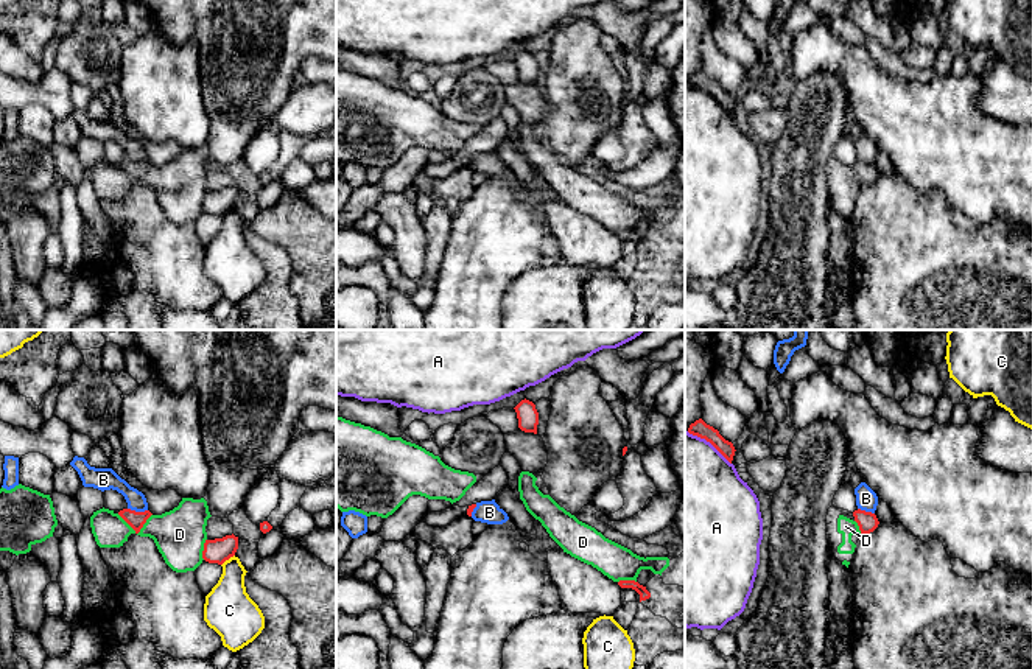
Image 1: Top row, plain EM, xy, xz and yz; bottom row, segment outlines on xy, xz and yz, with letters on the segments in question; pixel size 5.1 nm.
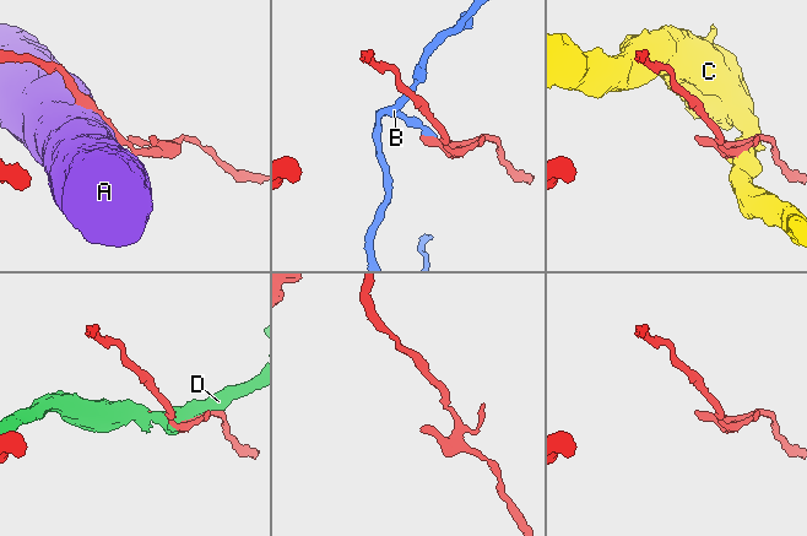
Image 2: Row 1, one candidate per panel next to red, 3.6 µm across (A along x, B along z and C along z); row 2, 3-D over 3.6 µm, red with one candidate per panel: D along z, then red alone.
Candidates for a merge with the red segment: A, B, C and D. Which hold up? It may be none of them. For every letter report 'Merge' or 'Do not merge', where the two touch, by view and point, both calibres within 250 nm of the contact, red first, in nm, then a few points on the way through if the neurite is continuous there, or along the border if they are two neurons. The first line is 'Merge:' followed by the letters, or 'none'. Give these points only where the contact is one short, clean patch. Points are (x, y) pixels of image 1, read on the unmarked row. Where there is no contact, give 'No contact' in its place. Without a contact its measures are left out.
Merge: none
A: Do not merge. Touches red at yz (709, 92). Thickness 90 nm (red) against 480 nm
B: Do not merge. Touches red at xy (137, 164). Thickness 90 nm (red) against 110 nm. Boundary: xy (128, 159), (147, 162)
C: Do not merge. Touches red at xy (228, 210). Thickness 130 nm (red) against 240 nm
D: Do not merge. Touches red at xy (136, 182). Thickness 90 nm (red) against 260 nm

